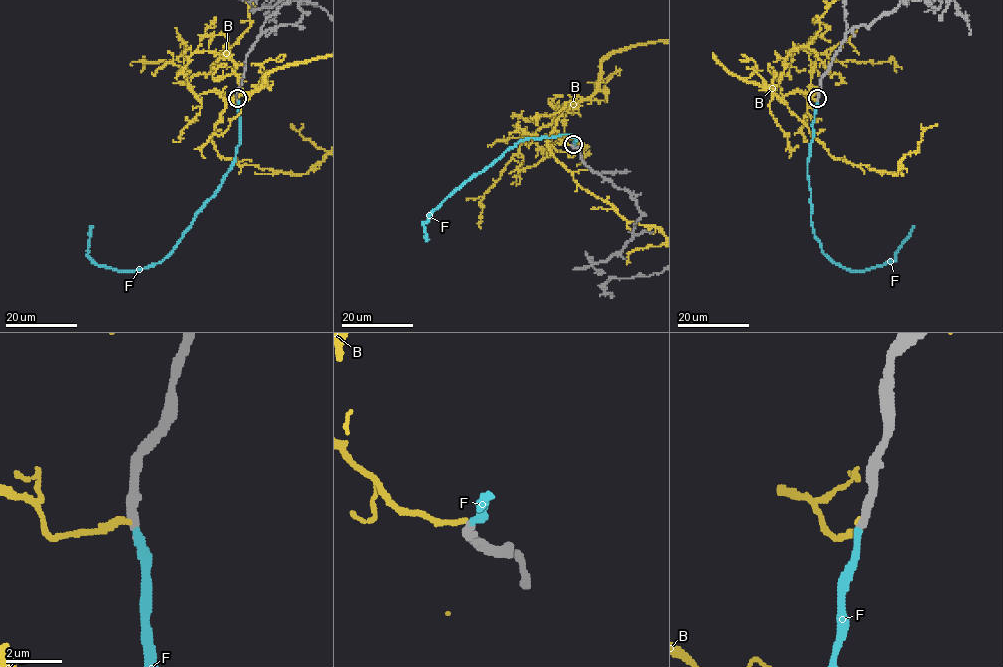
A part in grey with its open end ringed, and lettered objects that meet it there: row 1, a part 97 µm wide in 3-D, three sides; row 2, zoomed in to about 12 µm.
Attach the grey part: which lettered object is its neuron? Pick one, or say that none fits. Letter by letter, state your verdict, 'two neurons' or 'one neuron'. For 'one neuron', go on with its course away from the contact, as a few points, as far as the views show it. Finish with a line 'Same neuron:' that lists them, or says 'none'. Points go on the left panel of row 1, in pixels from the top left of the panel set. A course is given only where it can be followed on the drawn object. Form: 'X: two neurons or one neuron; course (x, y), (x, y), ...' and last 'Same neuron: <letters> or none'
B: two neurons
F: one neuron; course (237, 98), (239, 140), (234, 162), (218, 191), (159, 262), (118, 271), (101, 267), (88, 254), (92, 226)
Same neuron: F

